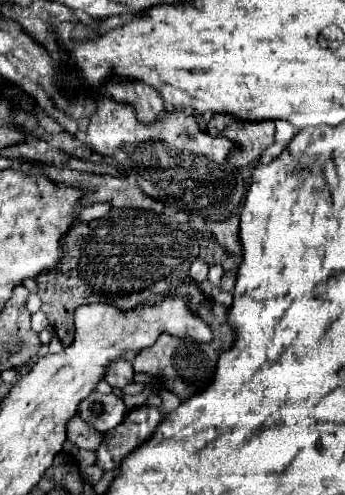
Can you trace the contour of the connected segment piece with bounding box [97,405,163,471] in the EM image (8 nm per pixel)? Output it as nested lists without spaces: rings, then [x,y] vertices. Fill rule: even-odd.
[[[149,405],[131,409],[125,421],[117,425],[113,433],[105,435],[105,441],[97,451],[97,465],[105,471],[121,467],[121,461],[155,433],[161,419],[161,413]]]

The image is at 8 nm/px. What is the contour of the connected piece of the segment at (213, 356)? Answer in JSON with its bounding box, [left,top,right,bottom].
[133,283,235,401]

